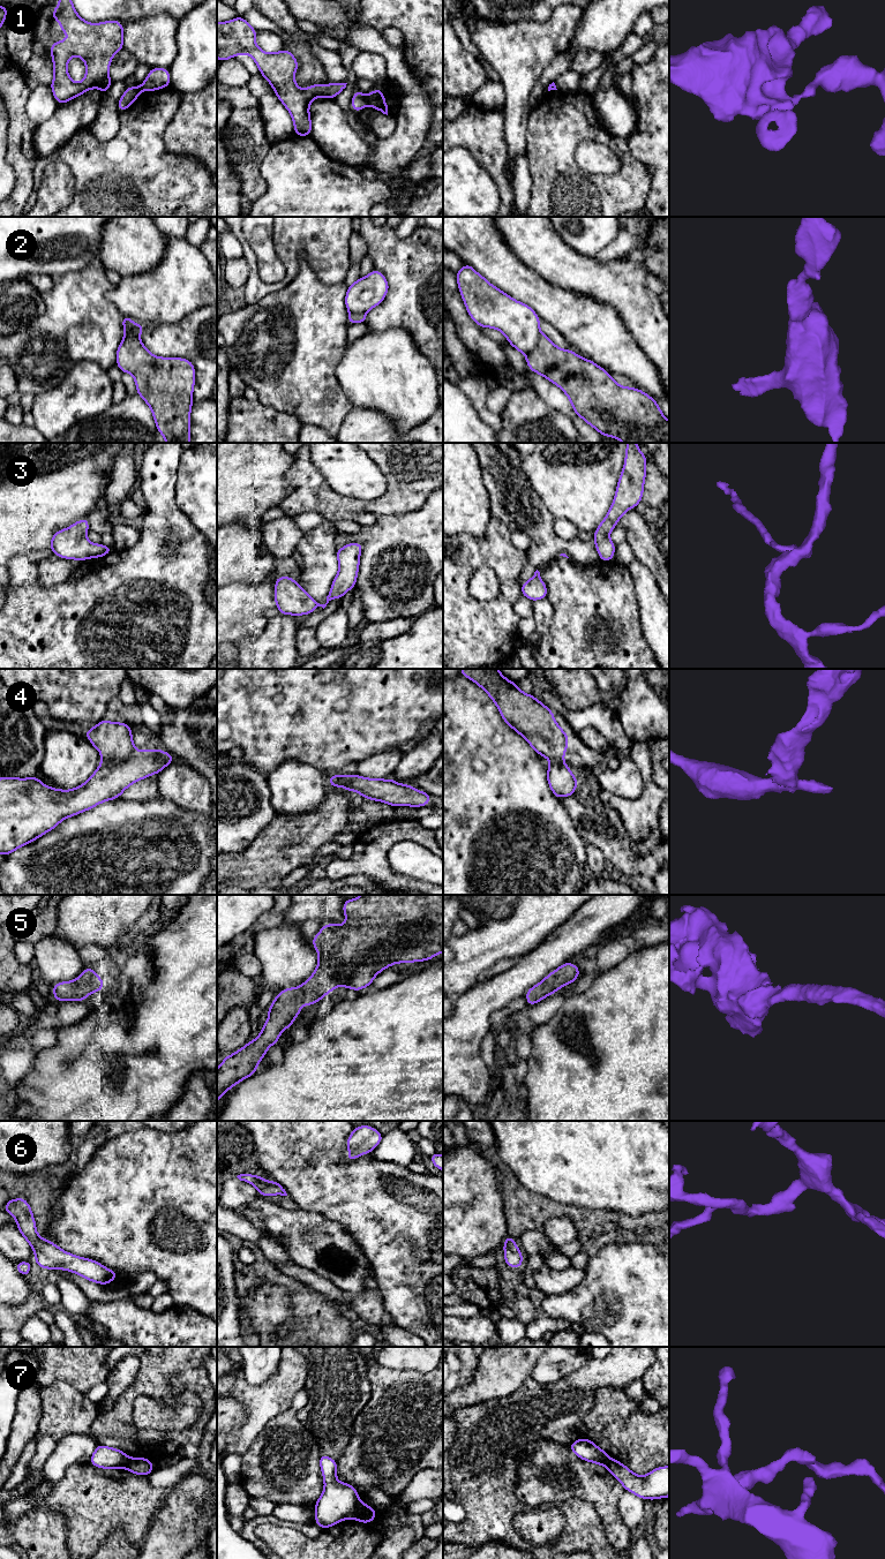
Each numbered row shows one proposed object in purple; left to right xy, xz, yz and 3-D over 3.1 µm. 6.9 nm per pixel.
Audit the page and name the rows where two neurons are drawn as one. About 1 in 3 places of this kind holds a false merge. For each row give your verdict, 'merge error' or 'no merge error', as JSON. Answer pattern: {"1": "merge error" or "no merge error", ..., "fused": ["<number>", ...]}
{"1": "merge error", "2": "merge error", "3": "no merge error", "4": "merge error", "5": "no merge error", "6": "no merge error", "7": "merge error", "fused": ["1", "2", "4", "7"]}

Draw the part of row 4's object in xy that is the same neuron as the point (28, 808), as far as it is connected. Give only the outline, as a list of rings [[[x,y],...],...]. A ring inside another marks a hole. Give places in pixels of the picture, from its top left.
[[[158,748],[137,751],[120,762],[102,762],[88,781],[72,790],[44,785],[37,776],[0,777],[0,854],[7,856],[54,829],[62,820],[114,800],[133,783],[159,774],[175,759]]]

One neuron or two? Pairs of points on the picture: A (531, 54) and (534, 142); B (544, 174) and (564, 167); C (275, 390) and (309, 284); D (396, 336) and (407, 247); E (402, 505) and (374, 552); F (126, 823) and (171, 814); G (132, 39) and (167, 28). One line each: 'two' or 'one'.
A: two
B: one
C: one
D: two
E: two
F: one
G: one

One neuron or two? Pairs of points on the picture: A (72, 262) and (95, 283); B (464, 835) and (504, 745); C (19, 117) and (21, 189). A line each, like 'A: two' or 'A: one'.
A: two
B: one
C: one

